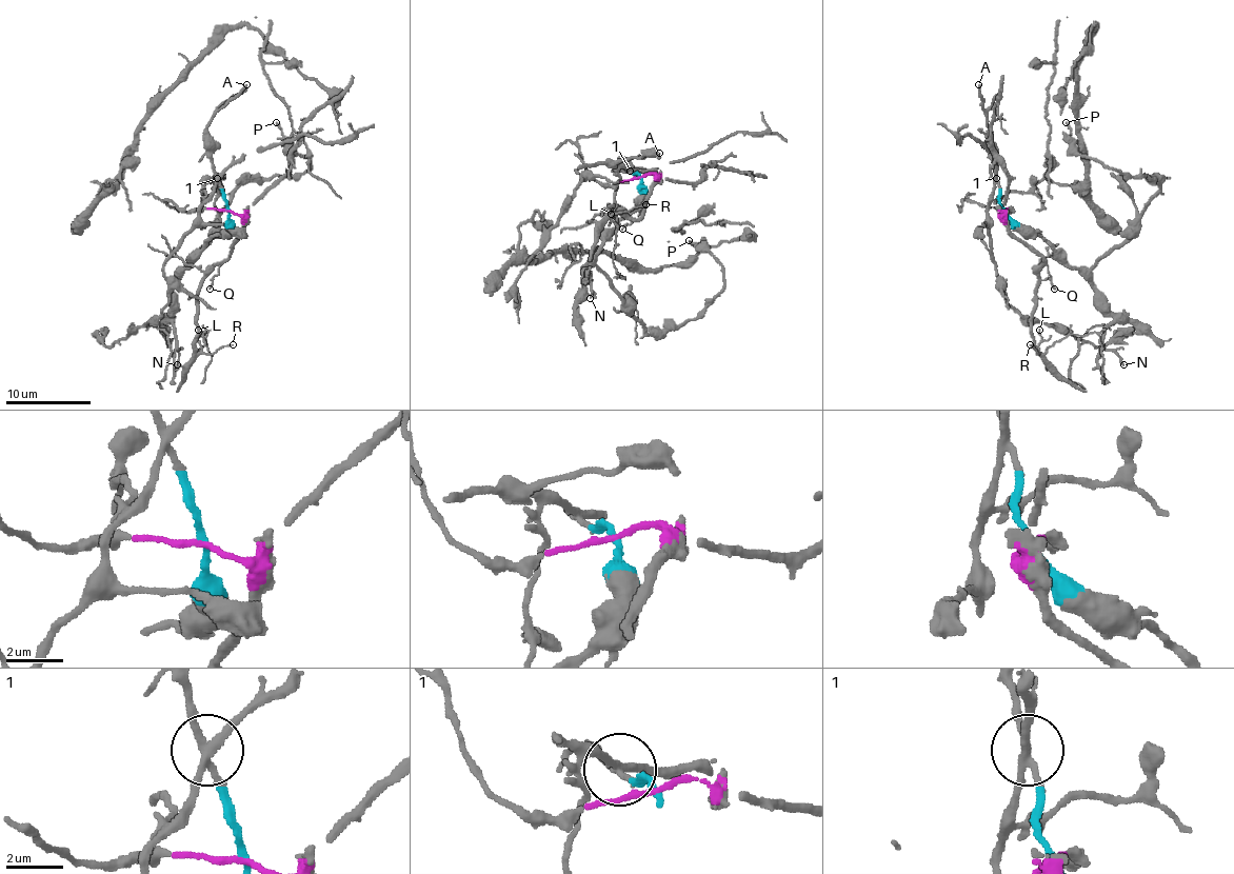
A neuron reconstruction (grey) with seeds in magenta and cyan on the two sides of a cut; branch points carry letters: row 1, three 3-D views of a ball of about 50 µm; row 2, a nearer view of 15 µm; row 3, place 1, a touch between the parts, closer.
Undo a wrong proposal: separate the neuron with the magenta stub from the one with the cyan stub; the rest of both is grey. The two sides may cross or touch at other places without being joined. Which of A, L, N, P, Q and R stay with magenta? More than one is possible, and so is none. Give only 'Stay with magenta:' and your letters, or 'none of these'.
Stay with magenta: L, Q, R

